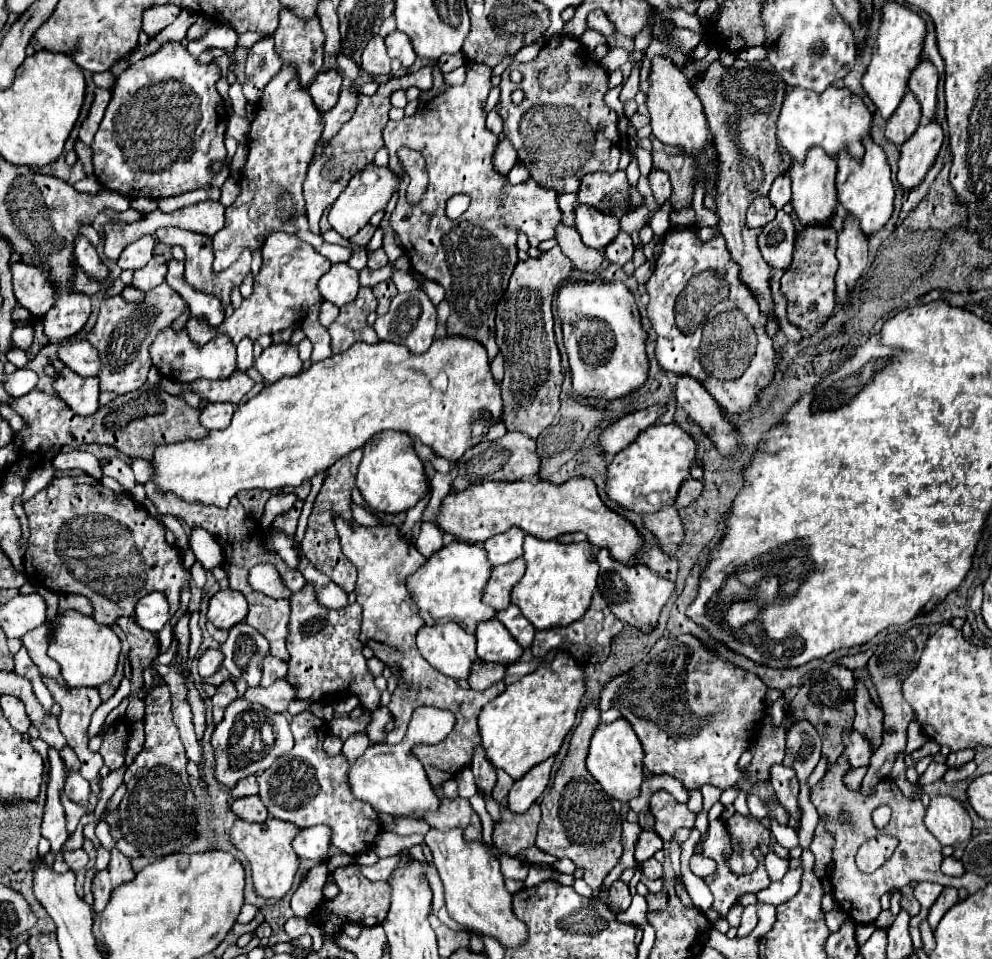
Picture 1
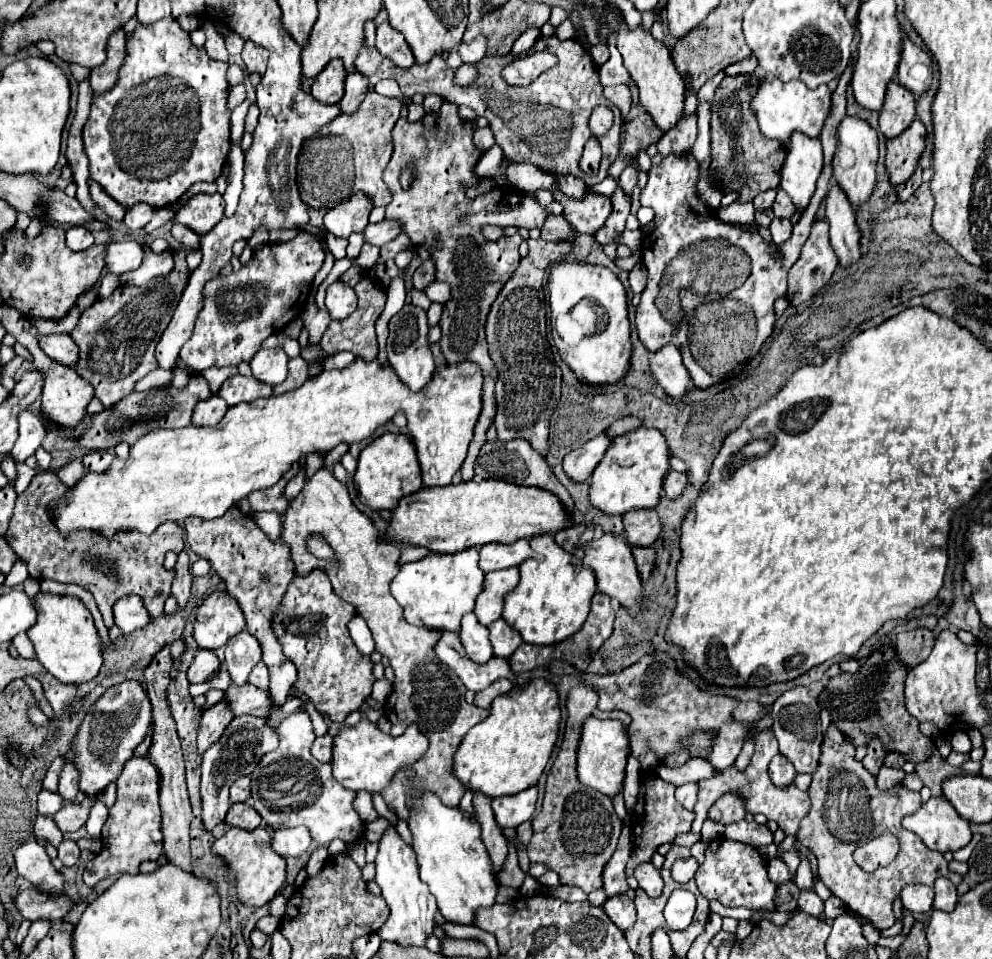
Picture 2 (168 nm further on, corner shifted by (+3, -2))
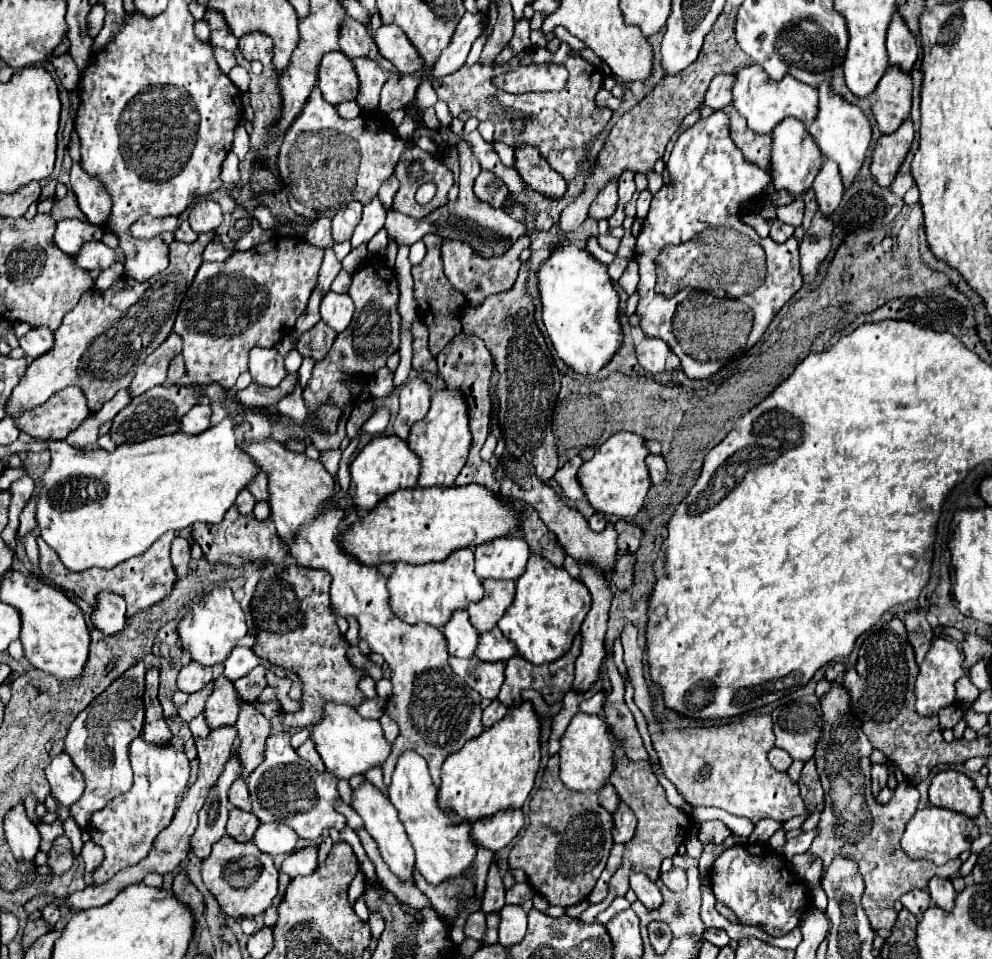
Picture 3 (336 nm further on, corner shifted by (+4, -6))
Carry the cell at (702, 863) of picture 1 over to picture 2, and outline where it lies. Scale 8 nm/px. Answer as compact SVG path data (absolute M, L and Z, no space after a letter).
M684 857L684 859L676 859L672 865L672 879L676 883L686 883L694 877L698 869L698 861L694 857Z

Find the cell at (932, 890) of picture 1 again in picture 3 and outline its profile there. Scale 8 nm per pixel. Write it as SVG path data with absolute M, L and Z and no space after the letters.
M909 891L901 897L901 903L907 911L911 911L919 919L931 907L931 897L927 891Z

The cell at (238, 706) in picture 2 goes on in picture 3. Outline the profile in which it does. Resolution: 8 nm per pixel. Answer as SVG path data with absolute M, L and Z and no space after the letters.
M217 677L215 679L215 689L213 695L207 699L205 705L205 717L209 727L221 727L221 725L235 725L237 715L241 707L241 695L233 687L227 677Z

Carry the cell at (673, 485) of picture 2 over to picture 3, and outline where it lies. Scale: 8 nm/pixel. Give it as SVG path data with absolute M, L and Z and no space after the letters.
M649 455L647 467L649 467L649 475L651 475L653 485L661 485L667 479L667 465L661 455Z

